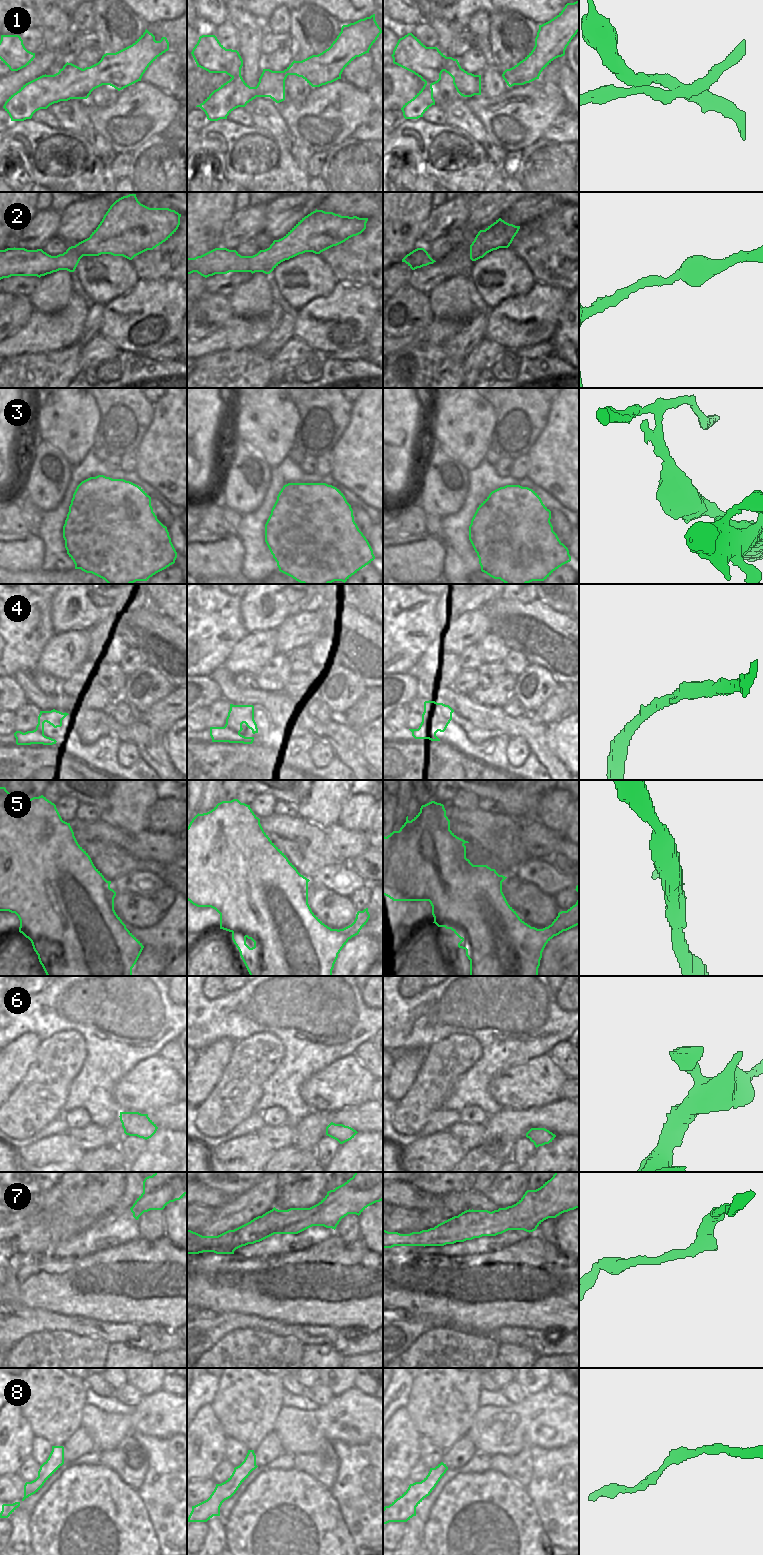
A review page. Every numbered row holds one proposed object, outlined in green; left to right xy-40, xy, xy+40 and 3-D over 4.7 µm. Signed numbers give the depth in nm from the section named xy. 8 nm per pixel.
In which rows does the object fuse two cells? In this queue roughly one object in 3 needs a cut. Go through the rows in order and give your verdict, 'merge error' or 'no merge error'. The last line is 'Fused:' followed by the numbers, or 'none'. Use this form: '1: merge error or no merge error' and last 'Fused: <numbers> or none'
1: merge error
2: no merge error
3: merge error
4: no merge error
5: merge error
6: no merge error
7: no merge error
8: no merge error
Fused: 1, 3, 5

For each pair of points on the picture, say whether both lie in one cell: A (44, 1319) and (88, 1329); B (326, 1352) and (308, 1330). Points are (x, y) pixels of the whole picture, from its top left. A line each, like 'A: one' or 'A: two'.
A: one
B: two

